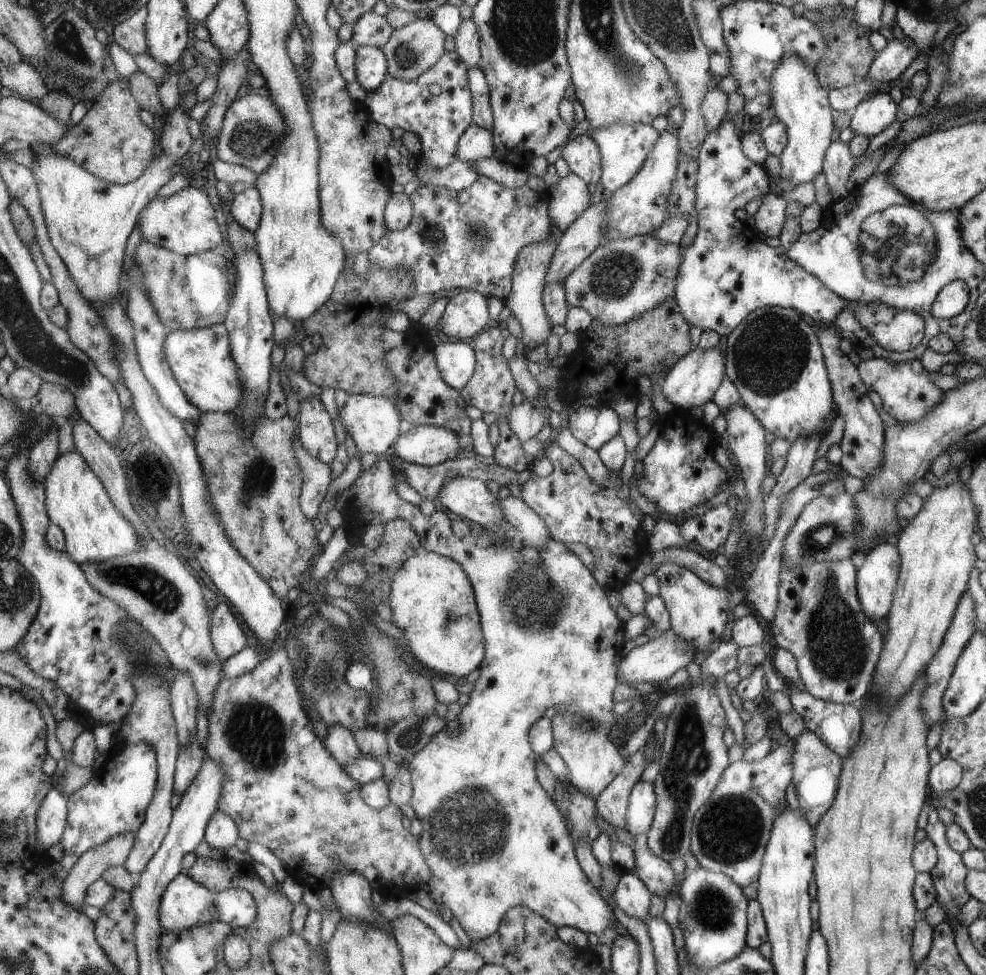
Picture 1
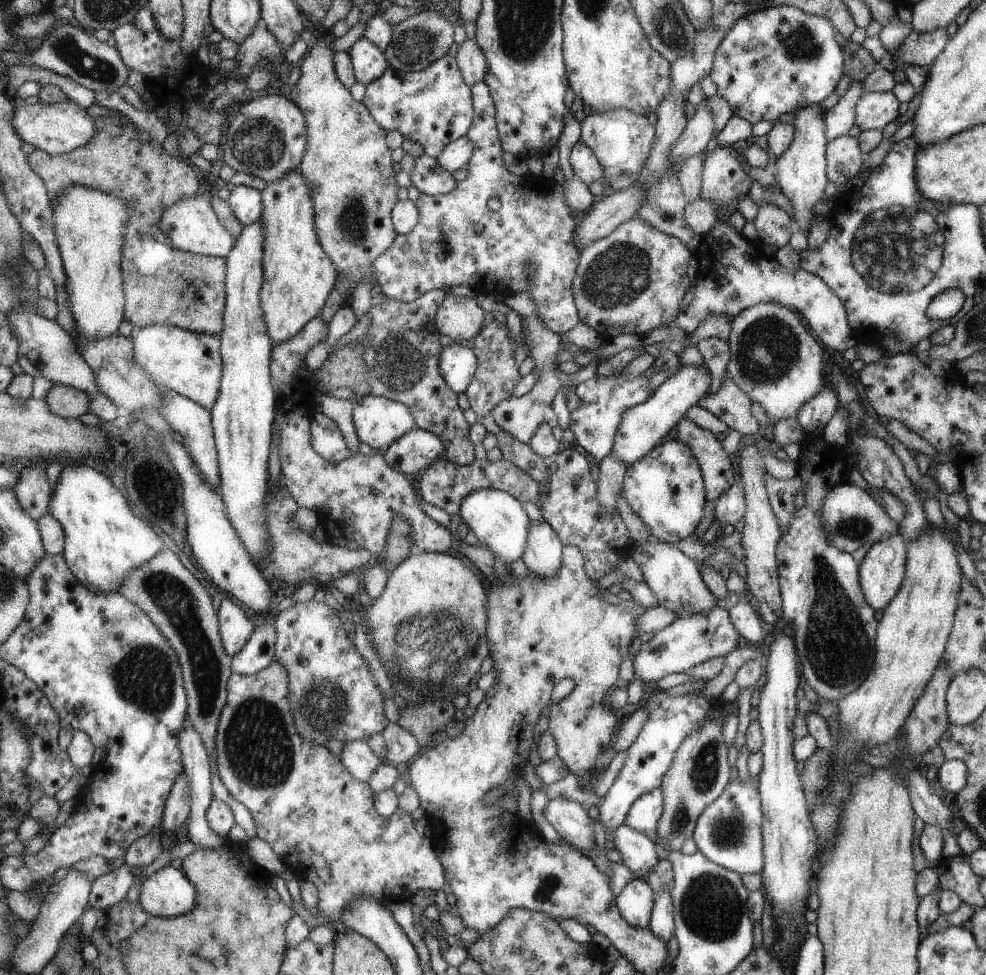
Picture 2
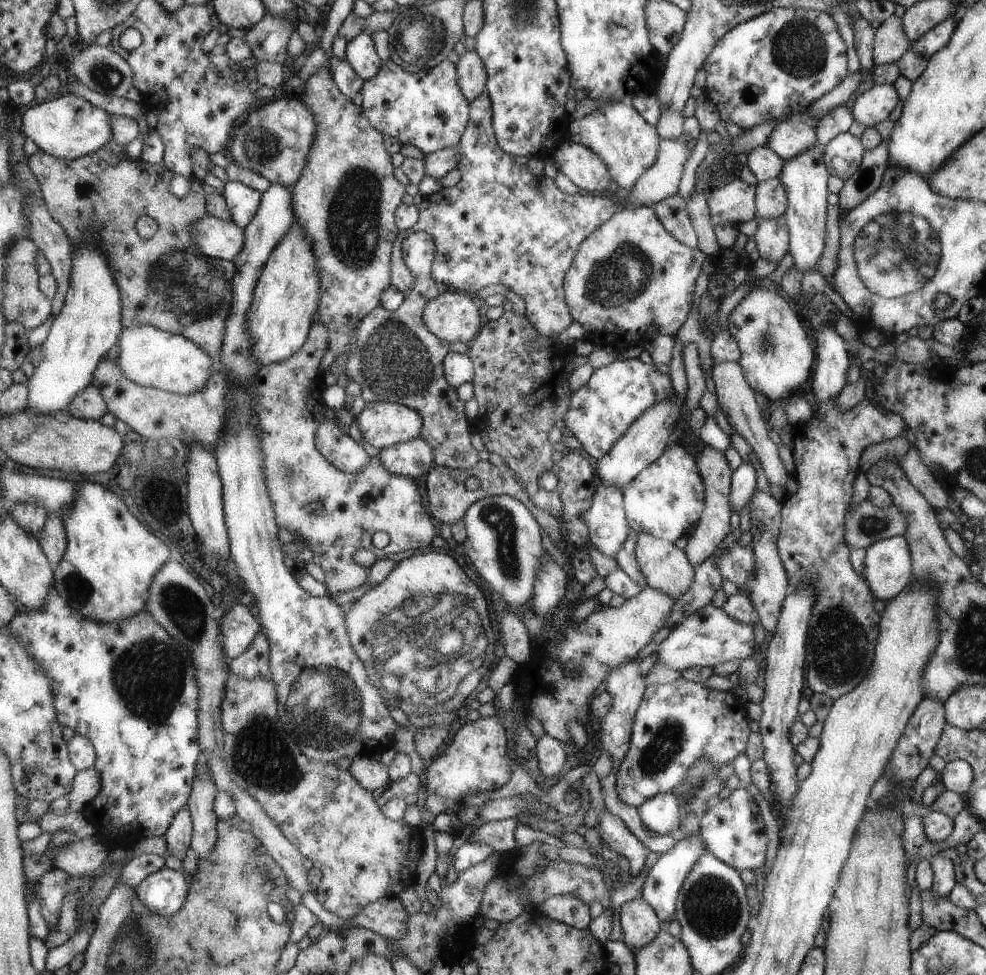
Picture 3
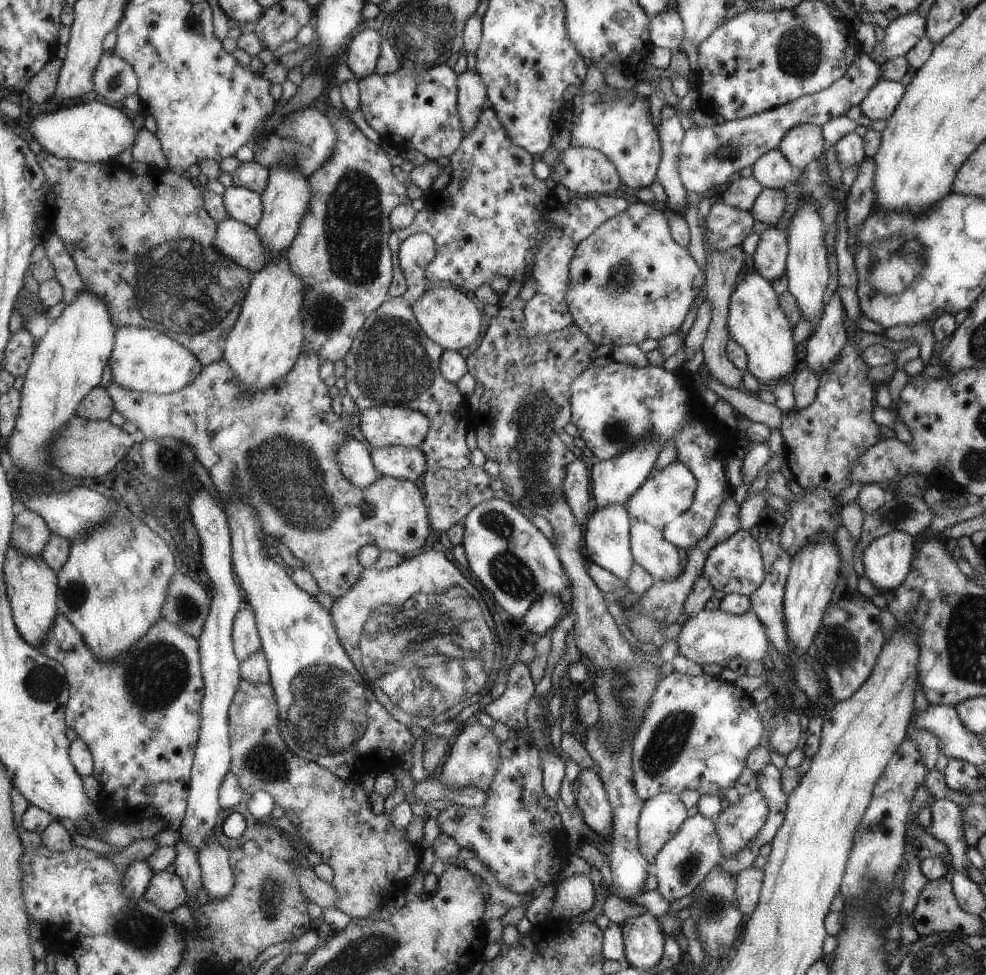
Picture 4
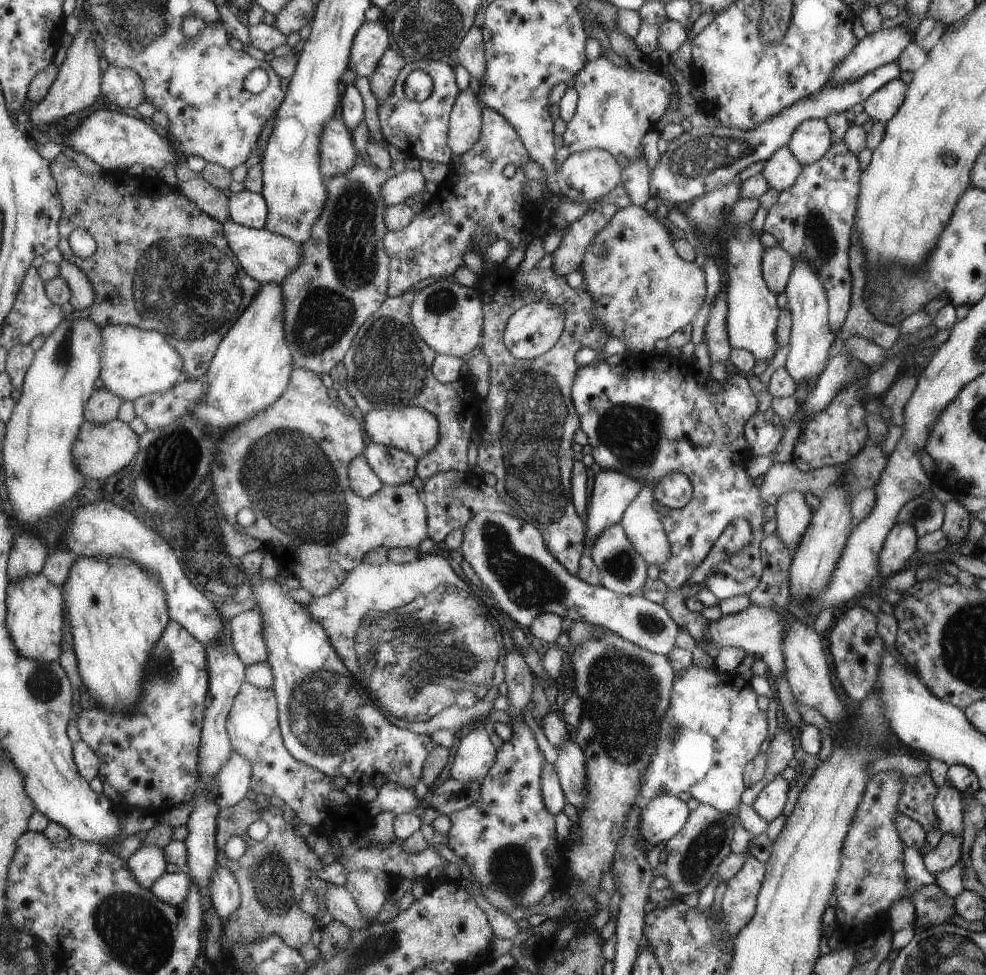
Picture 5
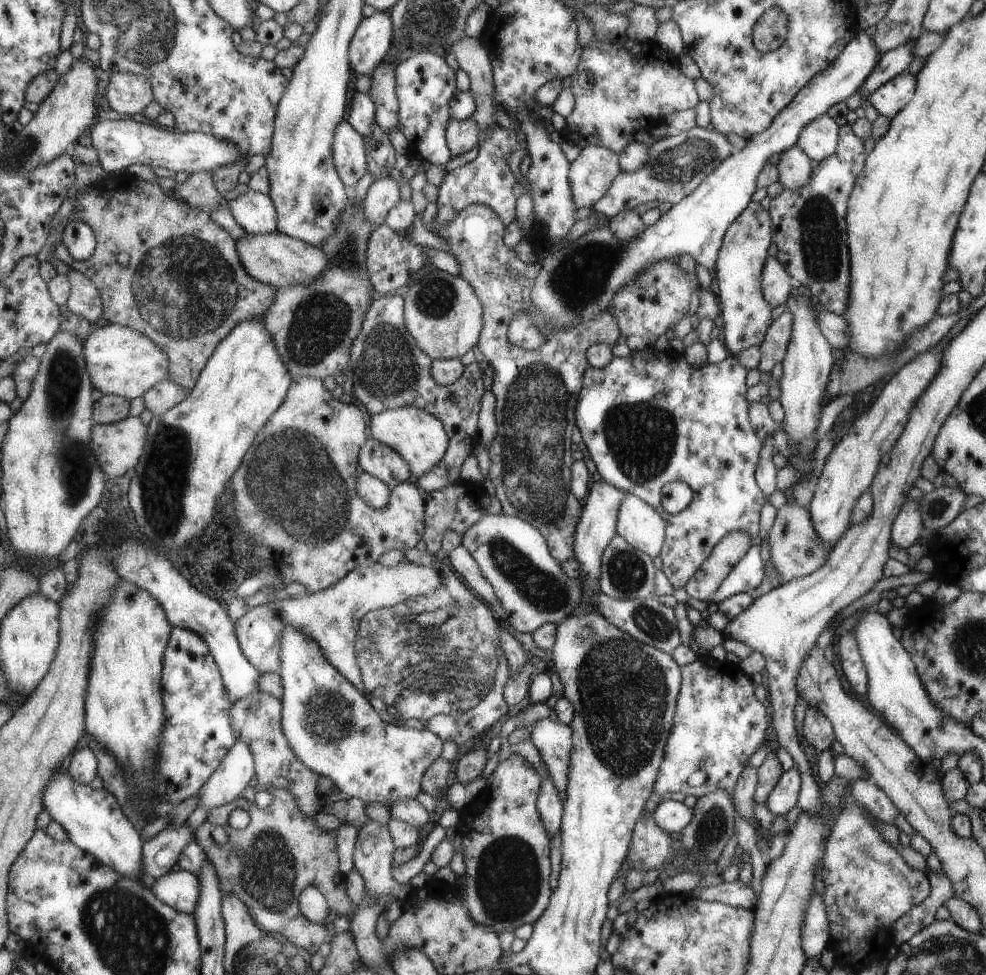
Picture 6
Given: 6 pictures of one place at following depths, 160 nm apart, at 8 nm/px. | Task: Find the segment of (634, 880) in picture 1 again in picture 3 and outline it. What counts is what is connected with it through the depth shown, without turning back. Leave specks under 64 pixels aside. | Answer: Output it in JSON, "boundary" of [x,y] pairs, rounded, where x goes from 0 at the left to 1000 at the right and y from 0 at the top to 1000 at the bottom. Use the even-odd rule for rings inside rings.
{"boundary":[[[648,919],[630,927],[628,933],[625,941],[628,963],[640,975],[658,968],[672,952],[660,929]]]}

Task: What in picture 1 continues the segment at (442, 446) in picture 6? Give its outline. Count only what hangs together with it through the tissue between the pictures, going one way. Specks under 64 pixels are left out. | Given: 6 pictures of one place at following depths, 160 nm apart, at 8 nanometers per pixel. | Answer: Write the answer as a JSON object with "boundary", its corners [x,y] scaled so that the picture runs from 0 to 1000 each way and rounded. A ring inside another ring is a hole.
{"boundary":[[[368,403],[354,405],[344,423],[344,428],[366,466],[378,464],[383,467],[392,464],[413,437],[408,423],[397,409]]]}

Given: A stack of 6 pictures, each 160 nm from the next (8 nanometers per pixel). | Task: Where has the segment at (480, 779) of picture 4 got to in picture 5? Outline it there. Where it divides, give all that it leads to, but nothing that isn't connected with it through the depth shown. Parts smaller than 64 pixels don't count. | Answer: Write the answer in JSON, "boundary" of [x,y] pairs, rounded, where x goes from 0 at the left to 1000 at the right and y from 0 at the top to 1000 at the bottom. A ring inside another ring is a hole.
{"boundary":[[[489,744],[473,750],[458,782],[457,796],[468,802],[487,802],[495,798],[505,774],[496,751]]]}

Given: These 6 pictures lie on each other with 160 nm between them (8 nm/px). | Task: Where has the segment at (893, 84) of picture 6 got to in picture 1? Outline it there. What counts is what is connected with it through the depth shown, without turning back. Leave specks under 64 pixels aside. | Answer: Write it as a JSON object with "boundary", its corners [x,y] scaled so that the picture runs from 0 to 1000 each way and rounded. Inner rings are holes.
{"boundary":[[[891,95],[869,106],[862,114],[861,131],[867,138],[883,143],[908,123],[909,105],[902,95]]]}

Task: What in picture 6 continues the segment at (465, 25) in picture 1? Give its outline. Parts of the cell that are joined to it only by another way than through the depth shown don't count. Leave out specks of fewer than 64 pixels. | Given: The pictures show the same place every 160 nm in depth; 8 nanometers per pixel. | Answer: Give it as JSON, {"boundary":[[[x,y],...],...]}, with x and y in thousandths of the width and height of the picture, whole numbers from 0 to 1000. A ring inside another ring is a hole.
{"boundary":[[[479,120],[474,123],[458,121],[452,136],[458,159],[462,161],[480,154],[484,148],[487,148],[487,138],[488,131]]]}

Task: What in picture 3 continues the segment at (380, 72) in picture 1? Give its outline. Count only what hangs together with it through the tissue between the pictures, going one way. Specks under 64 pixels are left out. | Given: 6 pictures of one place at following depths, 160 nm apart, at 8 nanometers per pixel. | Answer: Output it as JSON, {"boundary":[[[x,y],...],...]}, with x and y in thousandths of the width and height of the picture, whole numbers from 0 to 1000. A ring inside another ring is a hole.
{"boundary":[[[368,33],[359,41],[353,42],[350,61],[369,84],[382,79],[389,68],[381,51],[380,39],[373,33]]]}

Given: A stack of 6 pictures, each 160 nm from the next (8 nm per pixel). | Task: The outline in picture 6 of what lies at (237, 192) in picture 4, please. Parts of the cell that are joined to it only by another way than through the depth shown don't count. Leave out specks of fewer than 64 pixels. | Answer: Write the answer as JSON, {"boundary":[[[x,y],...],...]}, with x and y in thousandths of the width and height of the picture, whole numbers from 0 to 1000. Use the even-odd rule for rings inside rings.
{"boundary":[[[254,194],[233,207],[236,222],[253,240],[269,241],[283,238],[283,219],[277,203]]]}

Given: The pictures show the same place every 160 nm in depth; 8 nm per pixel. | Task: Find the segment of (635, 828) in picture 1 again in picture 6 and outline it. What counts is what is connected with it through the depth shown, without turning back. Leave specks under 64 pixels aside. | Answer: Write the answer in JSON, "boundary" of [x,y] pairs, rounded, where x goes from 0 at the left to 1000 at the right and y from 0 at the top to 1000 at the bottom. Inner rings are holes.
{"boundary":[[[673,817],[664,827],[660,837],[665,841],[666,847],[686,859],[691,851],[701,843],[702,831],[691,823],[684,823]]]}

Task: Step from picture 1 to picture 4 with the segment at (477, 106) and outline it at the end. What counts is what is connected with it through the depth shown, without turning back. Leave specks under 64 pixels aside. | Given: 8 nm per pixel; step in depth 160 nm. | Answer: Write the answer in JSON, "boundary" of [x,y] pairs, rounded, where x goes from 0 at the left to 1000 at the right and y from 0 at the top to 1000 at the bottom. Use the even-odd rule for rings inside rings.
{"boundary":[[[492,109],[483,131],[472,138],[463,158],[457,160],[457,166],[476,166],[475,177],[459,181],[452,194],[433,200],[432,208],[422,219],[421,226],[413,234],[400,236],[396,242],[396,252],[402,269],[396,295],[397,306],[411,302],[414,296],[414,287],[406,270],[406,252],[421,239],[435,239],[444,252],[441,267],[432,271],[437,292],[456,291],[482,302],[489,293],[497,292],[506,283],[511,283],[516,289],[528,289],[529,293],[534,287],[542,287],[543,303],[535,308],[531,318],[533,325],[527,337],[528,349],[534,349],[542,355],[545,346],[575,338],[579,332],[574,307],[578,292],[577,272],[584,252],[611,228],[636,214],[639,206],[632,202],[604,200],[579,201],[575,208],[568,207],[555,187],[545,183],[542,177],[543,164],[539,159],[535,154],[519,145],[500,109]]]}

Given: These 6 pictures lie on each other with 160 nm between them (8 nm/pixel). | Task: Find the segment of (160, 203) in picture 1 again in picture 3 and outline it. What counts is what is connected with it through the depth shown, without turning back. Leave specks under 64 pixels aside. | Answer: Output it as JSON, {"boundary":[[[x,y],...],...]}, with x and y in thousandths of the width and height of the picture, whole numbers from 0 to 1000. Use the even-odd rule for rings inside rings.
{"boundary":[[[216,222],[198,228],[196,242],[207,261],[230,268],[238,268],[247,255],[249,239],[237,226],[225,226]]]}

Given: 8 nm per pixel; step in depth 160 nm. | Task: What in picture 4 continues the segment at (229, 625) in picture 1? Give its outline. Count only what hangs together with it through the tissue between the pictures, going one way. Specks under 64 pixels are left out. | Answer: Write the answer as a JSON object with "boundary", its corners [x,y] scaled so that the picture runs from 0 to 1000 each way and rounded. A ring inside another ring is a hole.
{"boundary":[[[251,619],[240,629],[236,654],[240,673],[244,677],[255,674],[266,665],[260,628]]]}

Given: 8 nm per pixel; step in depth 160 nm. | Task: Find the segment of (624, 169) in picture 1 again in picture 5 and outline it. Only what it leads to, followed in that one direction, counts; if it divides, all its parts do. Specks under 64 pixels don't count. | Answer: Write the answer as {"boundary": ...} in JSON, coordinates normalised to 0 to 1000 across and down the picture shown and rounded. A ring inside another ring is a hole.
{"boundary":[[[609,56],[601,64],[595,64],[582,80],[584,110],[577,125],[573,126],[573,134],[569,138],[570,150],[575,152],[577,159],[591,153],[612,153],[625,162],[630,172],[650,161],[652,154],[648,144],[670,121],[682,94],[681,86],[669,75],[659,65],[657,74],[652,75],[643,72],[635,63],[633,69],[623,68],[613,56]]]}

